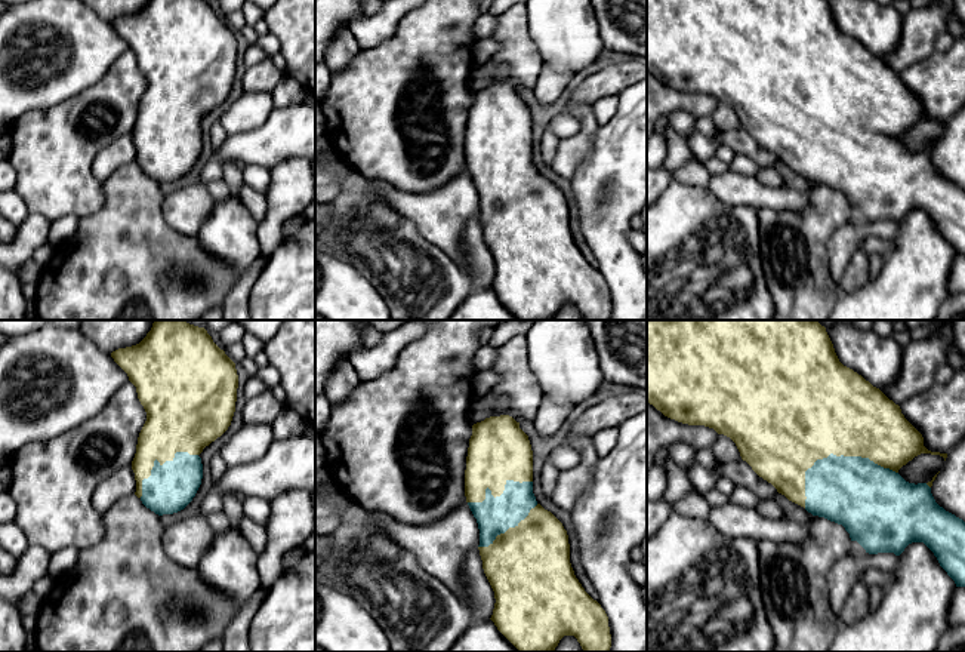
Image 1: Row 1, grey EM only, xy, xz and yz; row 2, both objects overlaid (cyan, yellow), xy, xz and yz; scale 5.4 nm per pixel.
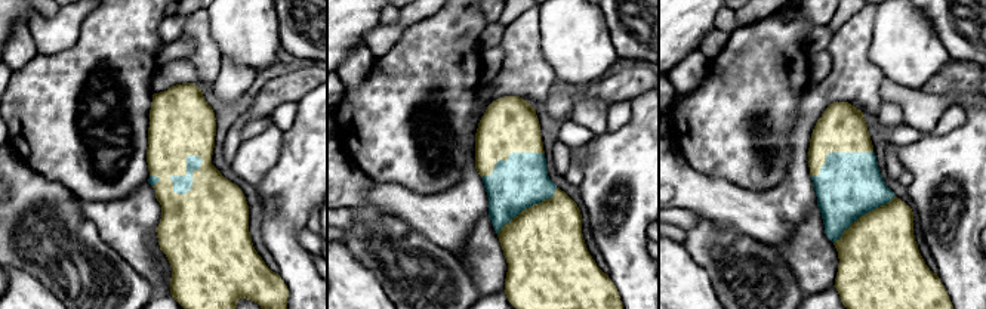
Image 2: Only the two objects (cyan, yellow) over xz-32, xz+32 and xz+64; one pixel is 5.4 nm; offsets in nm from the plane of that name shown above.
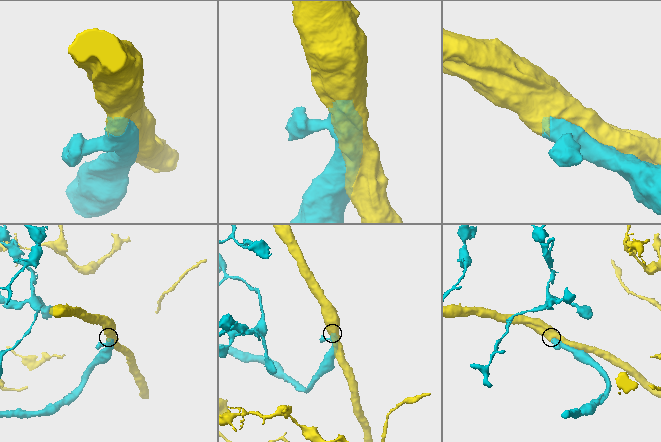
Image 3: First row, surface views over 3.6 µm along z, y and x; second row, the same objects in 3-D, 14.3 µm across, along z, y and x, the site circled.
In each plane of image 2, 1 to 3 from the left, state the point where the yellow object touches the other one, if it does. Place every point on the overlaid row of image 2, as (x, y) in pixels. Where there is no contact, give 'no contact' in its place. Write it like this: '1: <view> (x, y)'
1: xz-32 (191, 179)
2: xz+32 (510, 155)
3: xz+64 (837, 153)

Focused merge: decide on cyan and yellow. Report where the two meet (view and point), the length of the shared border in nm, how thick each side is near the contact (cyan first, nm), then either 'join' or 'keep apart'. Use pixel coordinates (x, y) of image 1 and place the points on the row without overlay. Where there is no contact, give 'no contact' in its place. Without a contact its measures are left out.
contact yz (834, 123); length 550 nm; calibres 380 and 480 nm; join

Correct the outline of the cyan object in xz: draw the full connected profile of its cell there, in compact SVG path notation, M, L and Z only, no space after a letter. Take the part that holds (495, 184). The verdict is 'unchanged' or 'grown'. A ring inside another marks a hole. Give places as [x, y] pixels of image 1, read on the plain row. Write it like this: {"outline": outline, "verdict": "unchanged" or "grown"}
{"outline": "M490 84L472 93L465 164L480 197L482 237L496 267L490 287L497 298L520 320L554 320L564 304L574 304L583 320L608 320L608 285L574 243L562 191L536 169L531 113L512 84Z", "verdict": "grown"}

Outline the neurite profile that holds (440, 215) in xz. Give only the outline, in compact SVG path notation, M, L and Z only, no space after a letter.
M468 170L425 193L406 193L376 179L376 193L403 219L413 222L426 242L438 246L460 268L466 267L462 236L468 219L480 213L478 191Z

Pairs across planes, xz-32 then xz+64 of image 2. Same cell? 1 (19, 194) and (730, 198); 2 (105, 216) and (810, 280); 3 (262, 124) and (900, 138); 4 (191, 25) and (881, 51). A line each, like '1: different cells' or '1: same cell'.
1: different cells
2: different cells
3: same cell
4: different cells

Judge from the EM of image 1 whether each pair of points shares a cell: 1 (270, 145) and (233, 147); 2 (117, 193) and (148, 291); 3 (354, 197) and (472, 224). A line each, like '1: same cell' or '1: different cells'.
1: same cell
2: same cell
3: different cells

